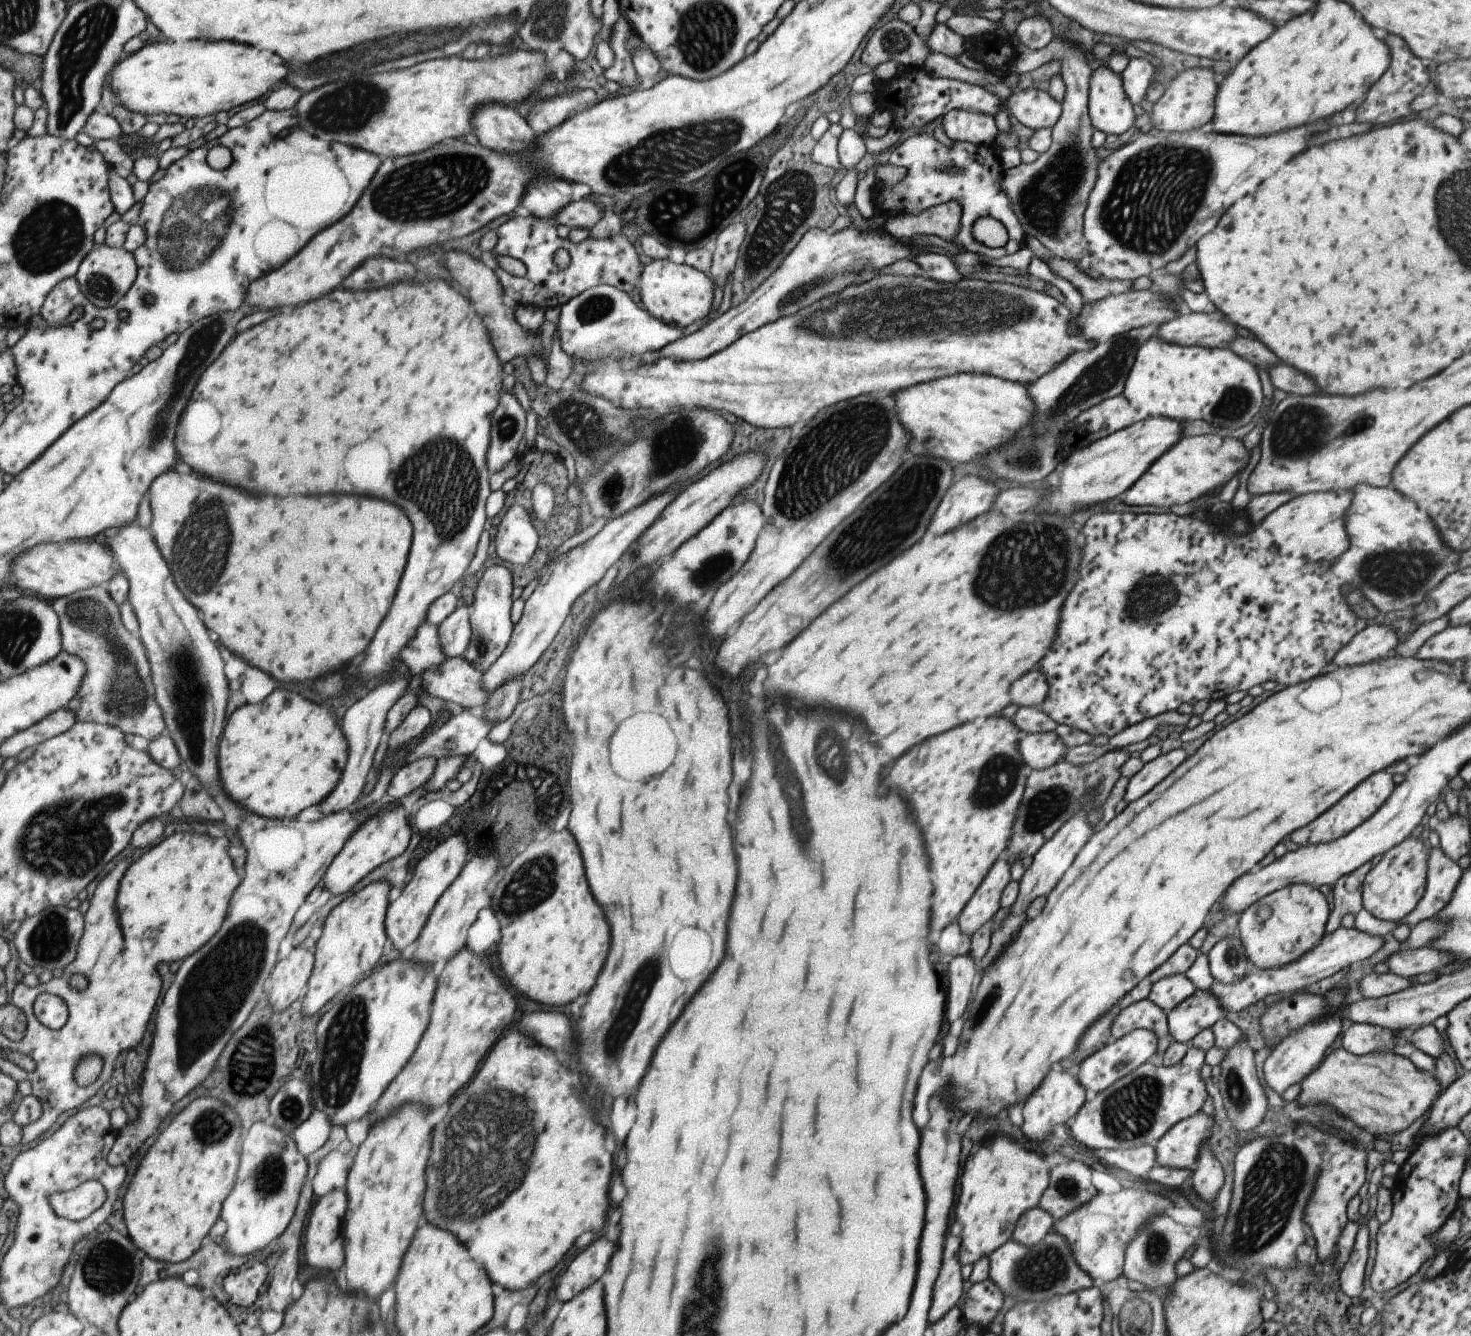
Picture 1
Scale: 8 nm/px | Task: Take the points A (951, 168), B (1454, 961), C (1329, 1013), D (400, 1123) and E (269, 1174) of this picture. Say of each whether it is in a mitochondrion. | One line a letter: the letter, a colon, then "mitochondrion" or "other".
A: other
B: other
C: other
D: other
E: mitochondrion

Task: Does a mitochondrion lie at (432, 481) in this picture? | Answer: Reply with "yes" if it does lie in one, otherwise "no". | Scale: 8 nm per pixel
yes

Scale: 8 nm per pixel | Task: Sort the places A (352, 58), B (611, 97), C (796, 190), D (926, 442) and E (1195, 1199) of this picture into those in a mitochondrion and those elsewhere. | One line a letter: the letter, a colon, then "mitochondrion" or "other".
A: mitochondrion
B: other
C: mitochondrion
D: mitochondrion
E: other

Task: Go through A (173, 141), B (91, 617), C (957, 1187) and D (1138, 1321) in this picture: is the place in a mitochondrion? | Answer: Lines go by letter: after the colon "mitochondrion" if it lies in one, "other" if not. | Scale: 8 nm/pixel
A: other
B: mitochondrion
C: other
D: mitochondrion

